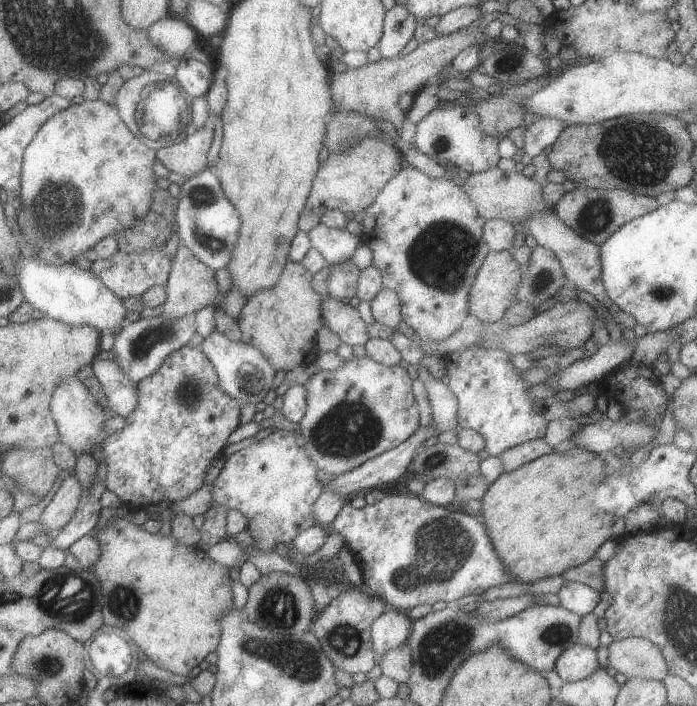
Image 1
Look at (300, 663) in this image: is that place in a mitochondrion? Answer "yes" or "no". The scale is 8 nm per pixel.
yes

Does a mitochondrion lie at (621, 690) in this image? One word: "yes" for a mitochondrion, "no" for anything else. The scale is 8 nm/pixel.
no

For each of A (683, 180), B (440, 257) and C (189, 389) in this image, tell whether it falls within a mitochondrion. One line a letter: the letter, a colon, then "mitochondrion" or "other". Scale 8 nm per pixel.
A: other
B: mitochondrion
C: mitochondrion

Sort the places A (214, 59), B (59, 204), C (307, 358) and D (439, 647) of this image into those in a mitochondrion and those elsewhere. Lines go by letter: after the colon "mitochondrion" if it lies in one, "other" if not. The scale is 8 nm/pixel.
A: other
B: mitochondrion
C: other
D: mitochondrion

